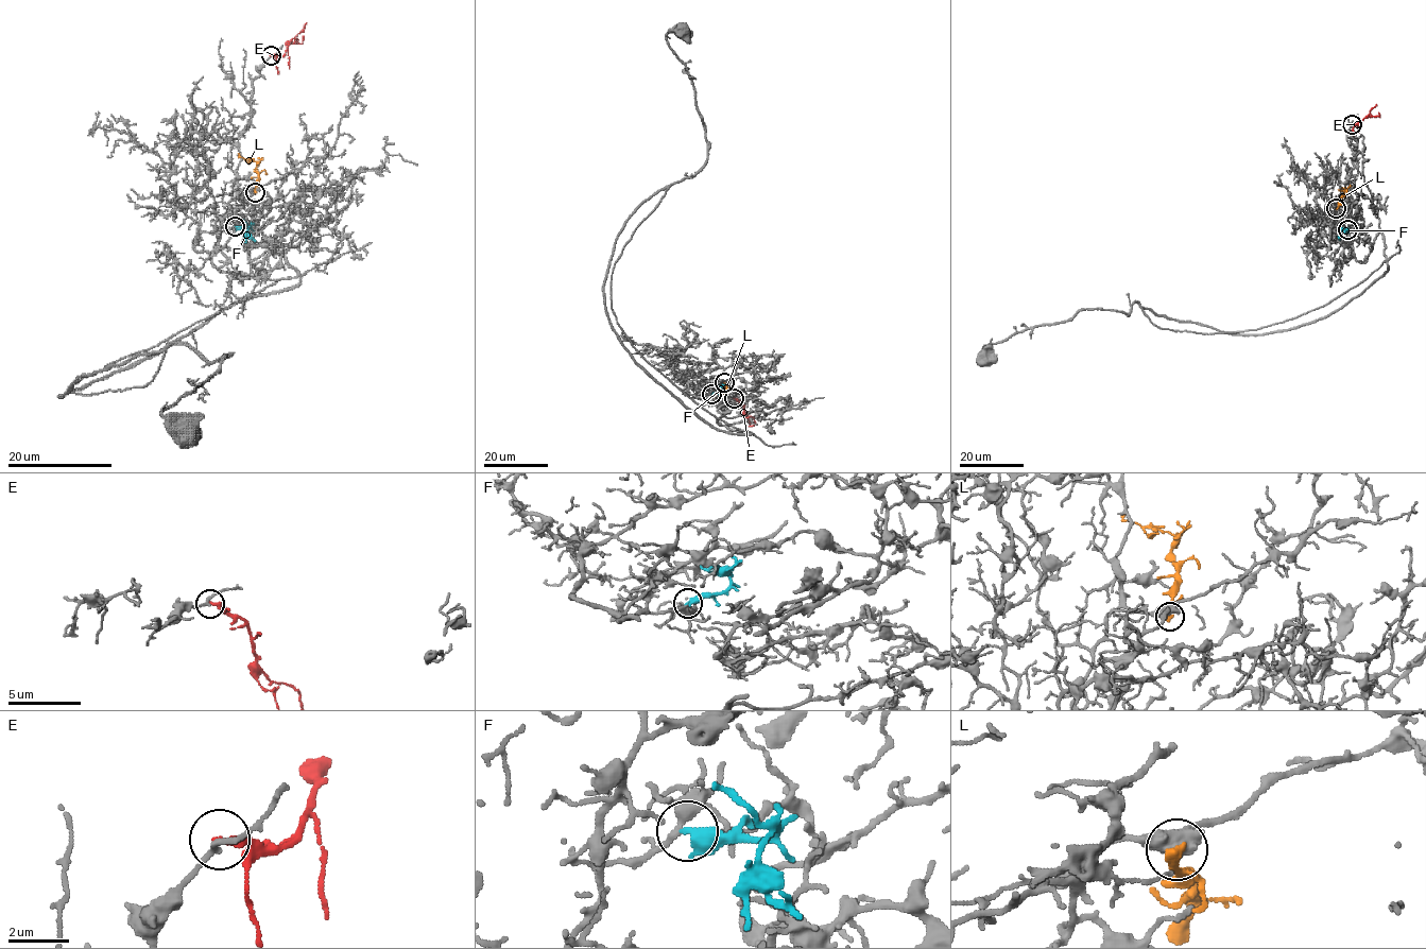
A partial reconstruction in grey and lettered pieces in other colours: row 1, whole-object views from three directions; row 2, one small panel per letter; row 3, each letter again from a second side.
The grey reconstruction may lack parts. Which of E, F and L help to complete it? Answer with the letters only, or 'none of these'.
F

